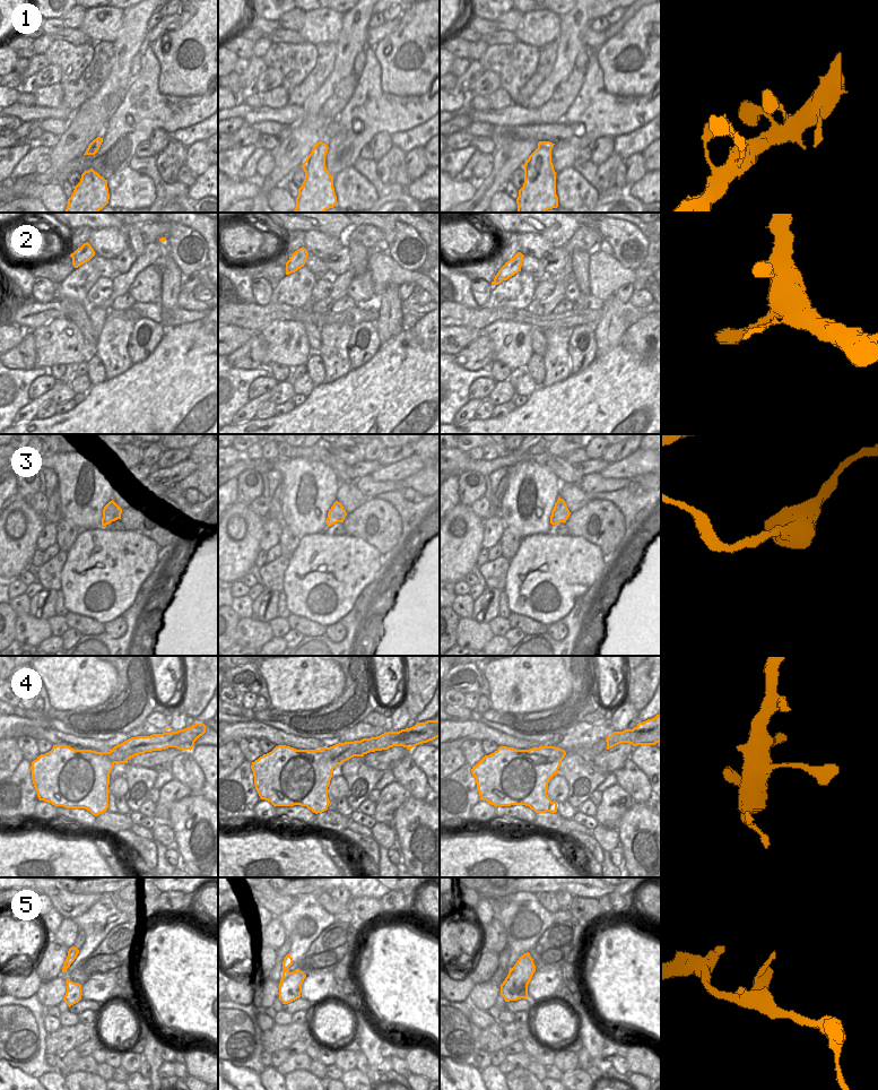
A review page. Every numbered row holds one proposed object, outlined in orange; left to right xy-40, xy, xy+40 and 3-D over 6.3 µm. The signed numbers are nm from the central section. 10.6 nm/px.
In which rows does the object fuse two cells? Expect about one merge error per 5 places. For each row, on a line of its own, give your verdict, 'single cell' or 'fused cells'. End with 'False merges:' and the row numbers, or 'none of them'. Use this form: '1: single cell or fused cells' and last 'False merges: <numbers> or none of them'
1: single cell
2: single cell
3: single cell
4: single cell
5: single cell
False merges: none of them

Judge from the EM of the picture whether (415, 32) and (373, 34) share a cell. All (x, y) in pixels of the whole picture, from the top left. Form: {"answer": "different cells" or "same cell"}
{"answer": "different cells"}

